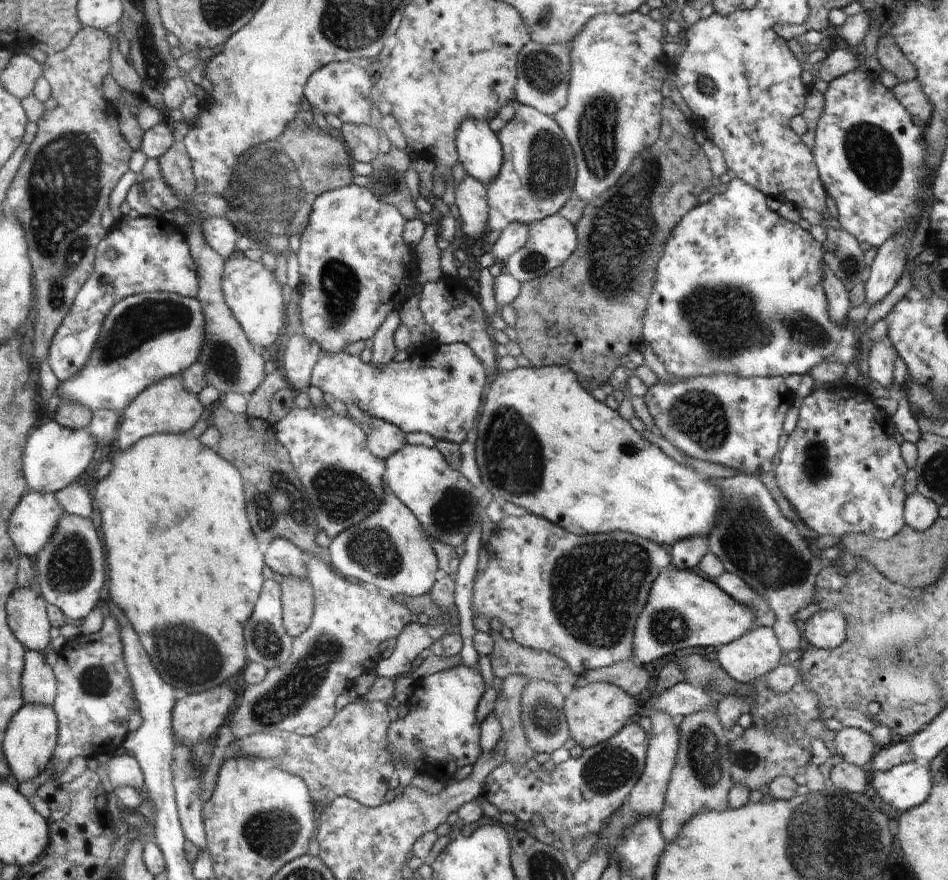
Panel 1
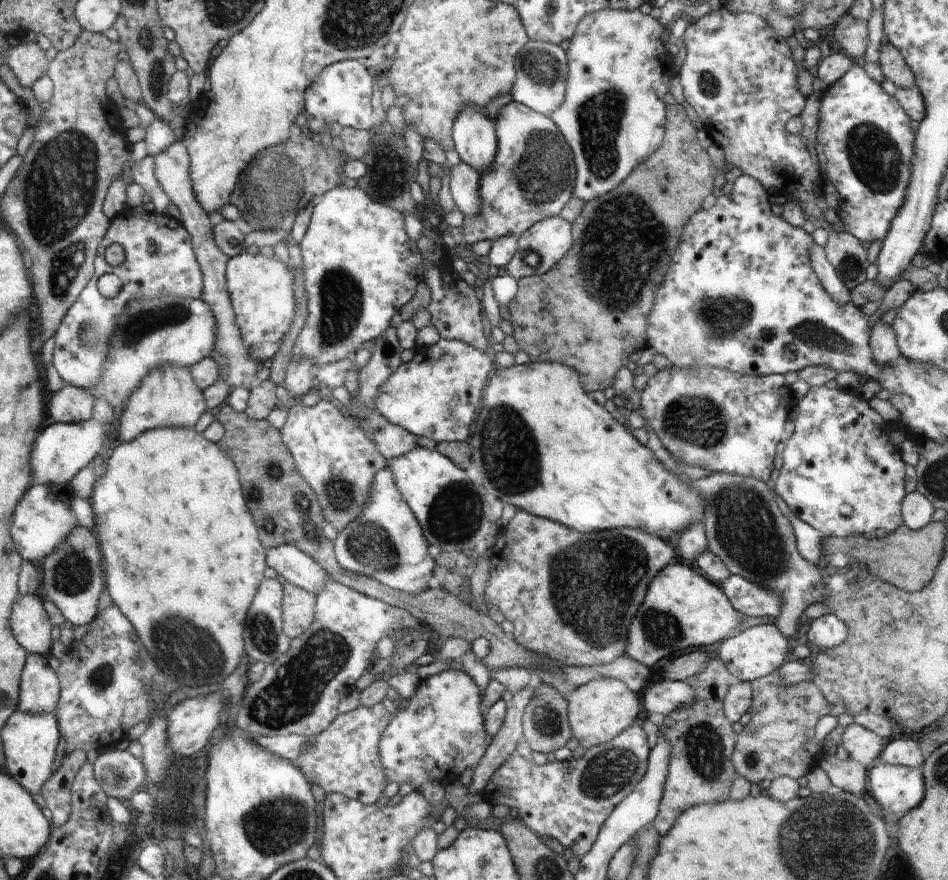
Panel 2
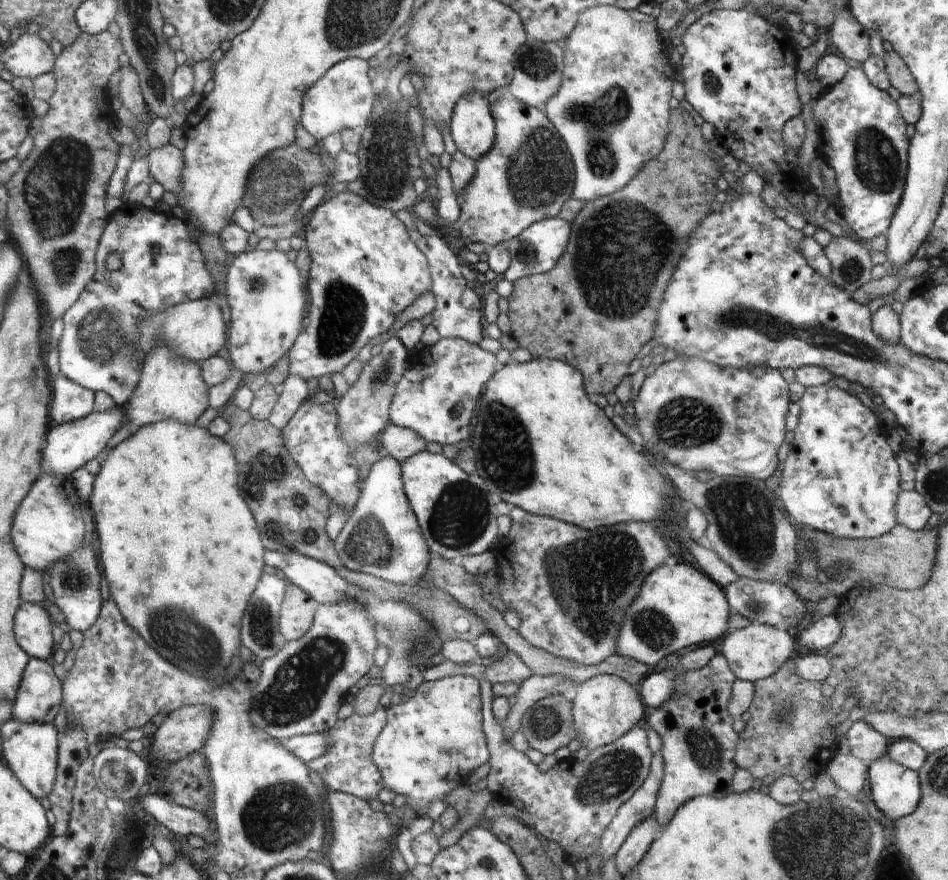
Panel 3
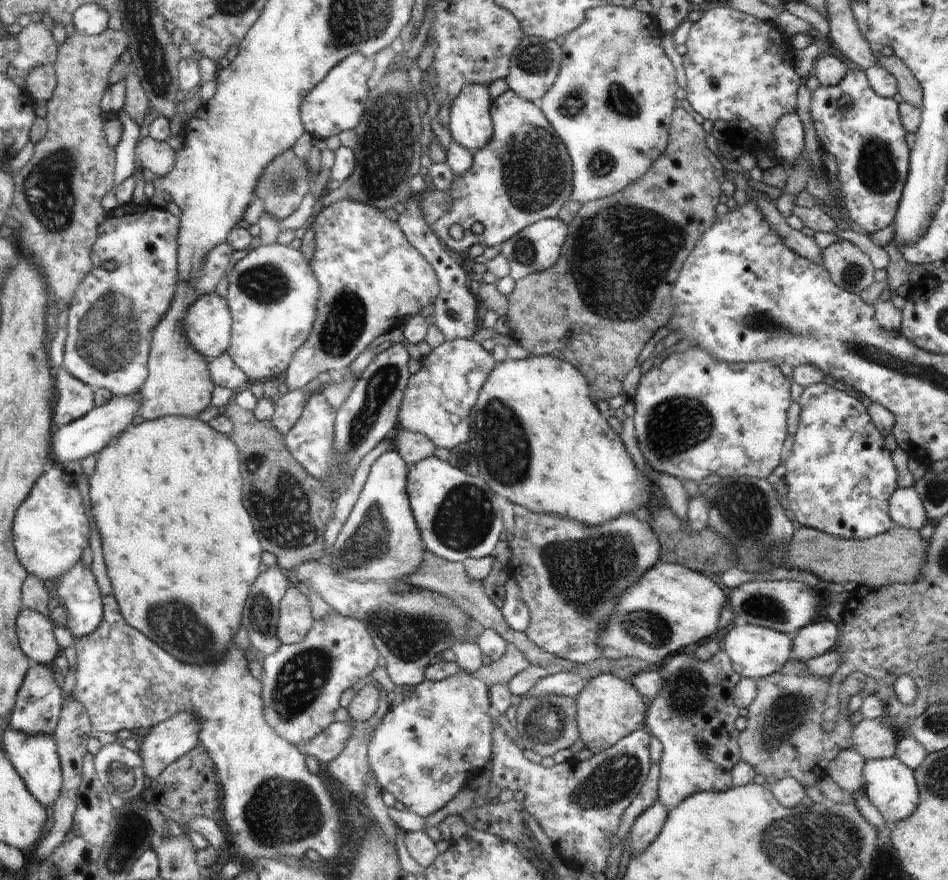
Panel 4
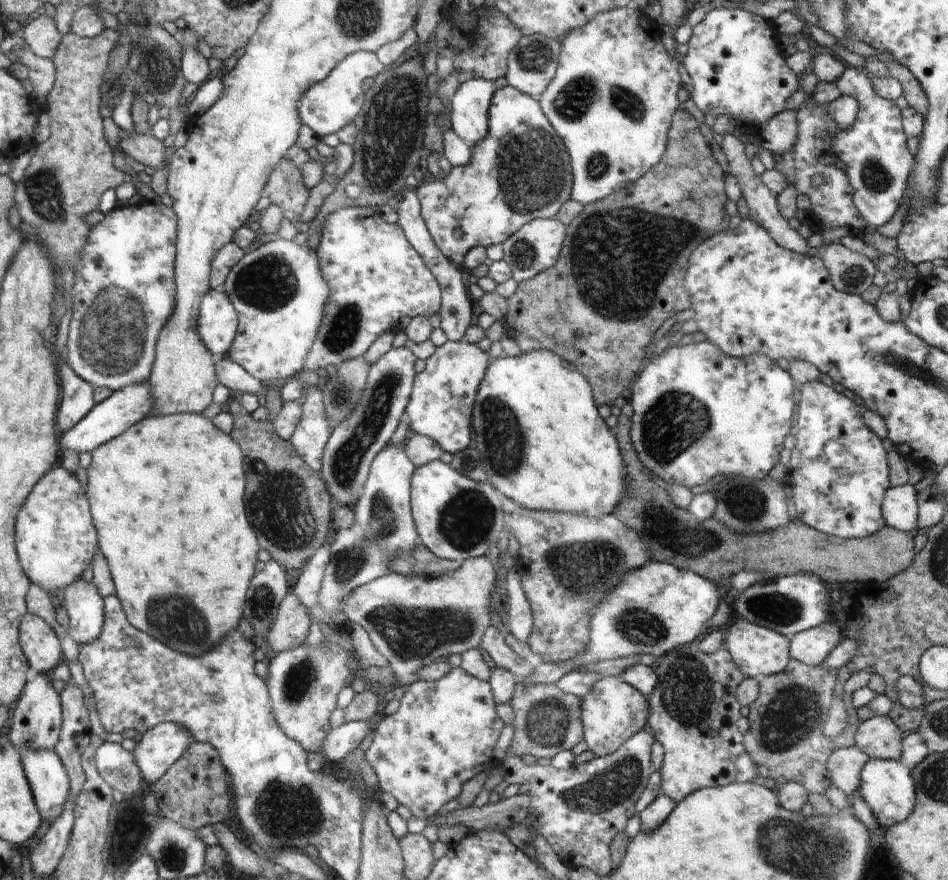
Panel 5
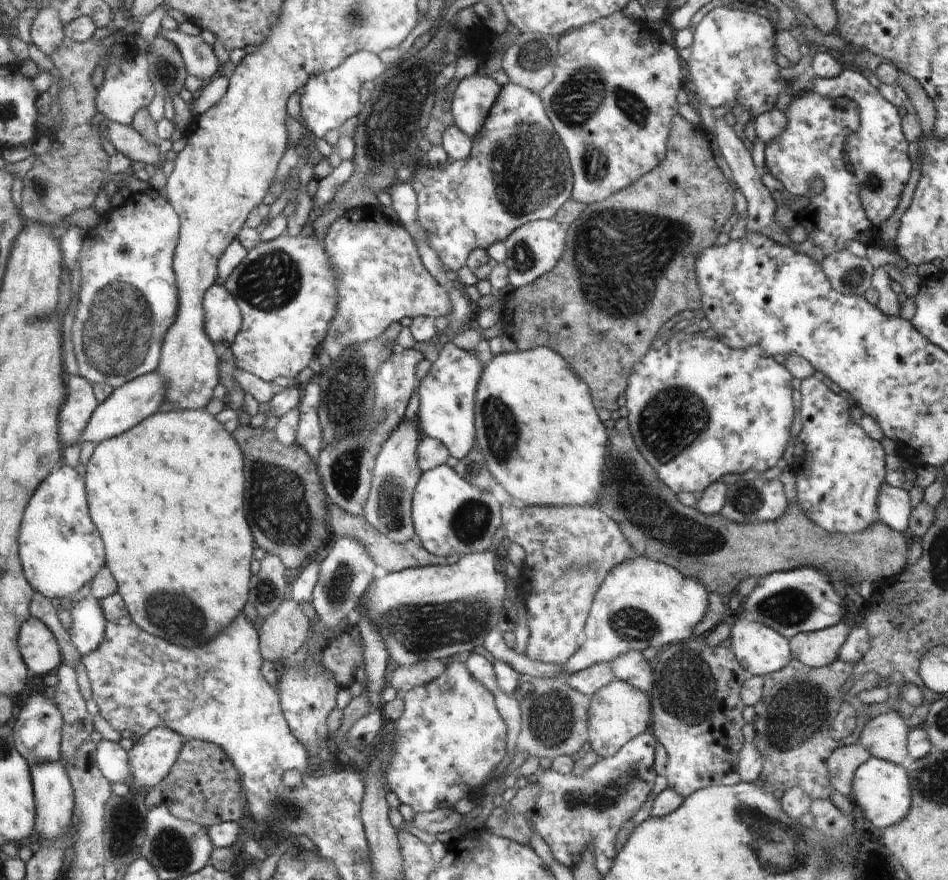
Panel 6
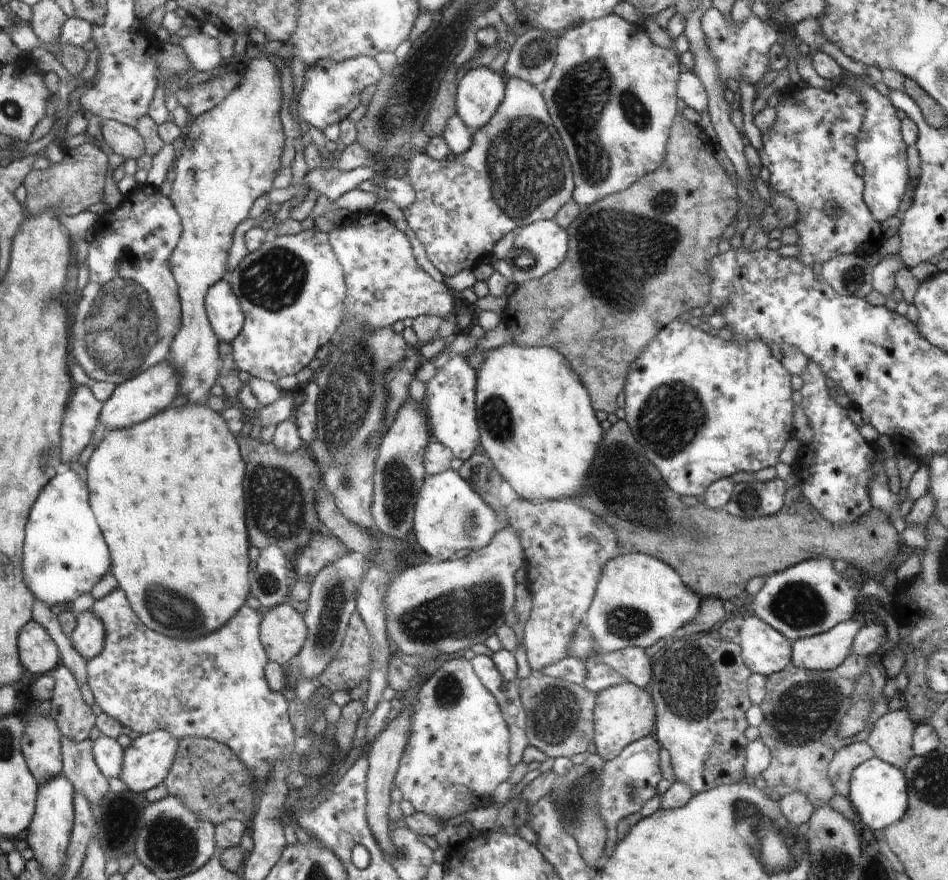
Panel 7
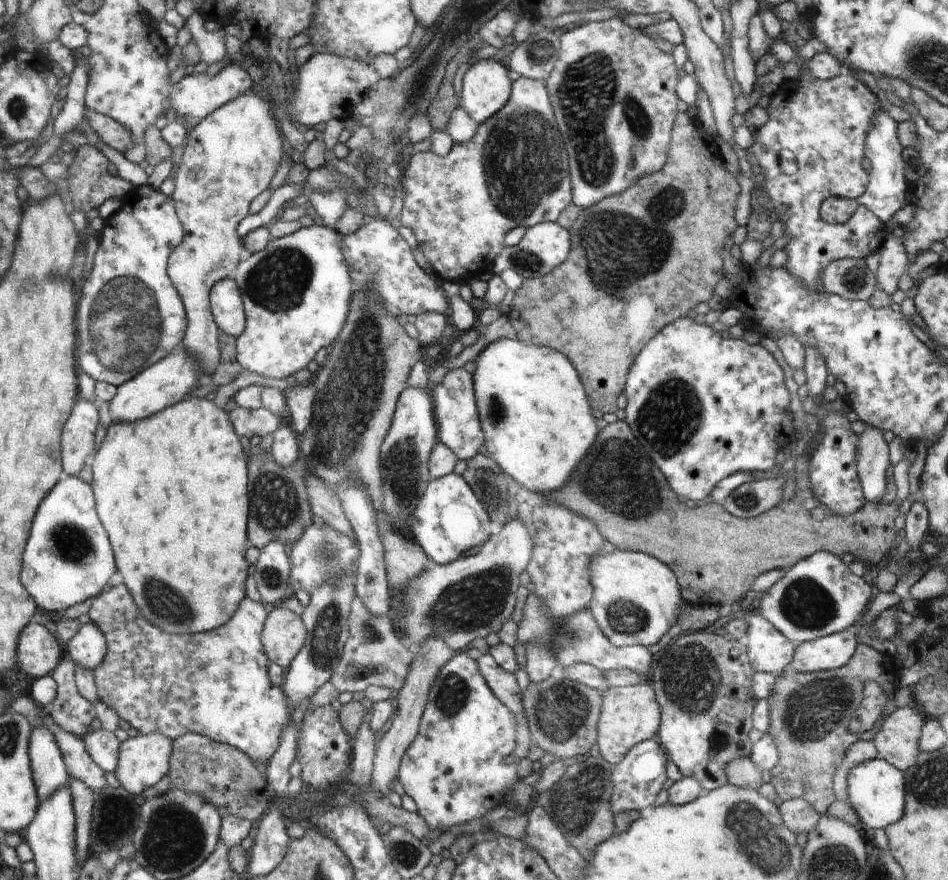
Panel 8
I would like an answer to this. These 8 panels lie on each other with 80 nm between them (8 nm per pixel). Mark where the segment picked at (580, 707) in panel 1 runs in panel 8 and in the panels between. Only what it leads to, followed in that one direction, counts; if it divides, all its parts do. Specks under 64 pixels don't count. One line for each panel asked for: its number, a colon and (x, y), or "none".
2: (600, 710)
3: (606, 707)
4: (609, 708)
5: (614, 711)
6: (619, 712)
7: (625, 713)
8: (632, 714)

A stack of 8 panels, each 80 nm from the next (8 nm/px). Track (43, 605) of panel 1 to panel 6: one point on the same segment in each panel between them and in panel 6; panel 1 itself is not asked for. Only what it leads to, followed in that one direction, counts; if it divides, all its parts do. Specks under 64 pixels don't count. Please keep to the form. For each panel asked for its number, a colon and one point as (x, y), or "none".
2: (33, 624)
3: (35, 626)
4: (36, 630)
5: (40, 641)
6: (41, 649)

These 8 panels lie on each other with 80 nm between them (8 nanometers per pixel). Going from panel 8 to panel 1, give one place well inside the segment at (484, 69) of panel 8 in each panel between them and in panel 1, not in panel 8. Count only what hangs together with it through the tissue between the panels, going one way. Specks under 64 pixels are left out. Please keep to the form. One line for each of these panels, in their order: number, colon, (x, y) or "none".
1: (480, 153)
2: (474, 136)
3: (472, 126)
4: (471, 125)
5: (469, 113)
6: (474, 96)
7: (480, 90)

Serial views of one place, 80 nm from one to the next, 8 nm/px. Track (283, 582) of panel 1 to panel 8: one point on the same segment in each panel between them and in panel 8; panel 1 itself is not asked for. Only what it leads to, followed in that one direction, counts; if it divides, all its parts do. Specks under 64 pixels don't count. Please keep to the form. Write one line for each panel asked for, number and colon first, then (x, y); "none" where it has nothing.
2: (298, 604)
3: (297, 609)
4: (294, 622)
5: (290, 628)
6: (281, 635)
7: (283, 632)
8: (284, 635)

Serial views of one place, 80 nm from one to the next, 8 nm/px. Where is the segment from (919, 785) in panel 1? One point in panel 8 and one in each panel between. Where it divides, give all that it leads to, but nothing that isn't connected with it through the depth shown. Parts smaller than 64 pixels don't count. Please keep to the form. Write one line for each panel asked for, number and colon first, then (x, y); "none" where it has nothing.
2: (898, 789)
3: (896, 790)
4: (891, 786)
5: (887, 787)
6: (881, 791)
7: (878, 790)
8: (876, 789)

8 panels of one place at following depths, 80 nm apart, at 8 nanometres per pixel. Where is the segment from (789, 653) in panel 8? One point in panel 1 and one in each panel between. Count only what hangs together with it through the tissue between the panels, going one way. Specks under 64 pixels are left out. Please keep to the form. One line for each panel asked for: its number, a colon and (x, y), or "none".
1: (748, 658)
2: (751, 654)
3: (755, 652)
4: (755, 651)
5: (759, 651)
6: (761, 650)
7: (766, 651)

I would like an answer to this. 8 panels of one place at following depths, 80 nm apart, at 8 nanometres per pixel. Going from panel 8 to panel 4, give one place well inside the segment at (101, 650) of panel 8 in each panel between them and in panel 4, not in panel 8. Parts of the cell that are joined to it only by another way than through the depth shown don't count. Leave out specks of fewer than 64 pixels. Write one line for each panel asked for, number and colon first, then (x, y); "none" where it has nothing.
4: (79, 589)
5: (87, 605)
6: (89, 632)
7: (90, 639)

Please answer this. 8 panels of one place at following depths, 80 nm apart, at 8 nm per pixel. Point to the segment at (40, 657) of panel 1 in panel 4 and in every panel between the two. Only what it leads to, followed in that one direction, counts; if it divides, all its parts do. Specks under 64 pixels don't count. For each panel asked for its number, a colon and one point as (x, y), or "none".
2: (42, 689)
3: (40, 700)
4: (39, 710)

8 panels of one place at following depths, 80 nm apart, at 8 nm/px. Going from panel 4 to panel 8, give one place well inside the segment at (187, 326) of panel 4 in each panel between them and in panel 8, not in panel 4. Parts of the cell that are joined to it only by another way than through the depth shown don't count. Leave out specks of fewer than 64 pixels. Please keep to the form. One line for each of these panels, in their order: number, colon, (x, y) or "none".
5: (218, 322)
6: (224, 319)
7: (226, 314)
8: (226, 299)

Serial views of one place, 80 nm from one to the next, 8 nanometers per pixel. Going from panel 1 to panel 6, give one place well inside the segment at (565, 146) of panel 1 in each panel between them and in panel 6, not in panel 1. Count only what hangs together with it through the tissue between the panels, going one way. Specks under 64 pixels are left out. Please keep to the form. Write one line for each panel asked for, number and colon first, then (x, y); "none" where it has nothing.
2: (533, 177)
3: (526, 177)
4: (524, 174)
5: (520, 172)
6: (517, 171)

